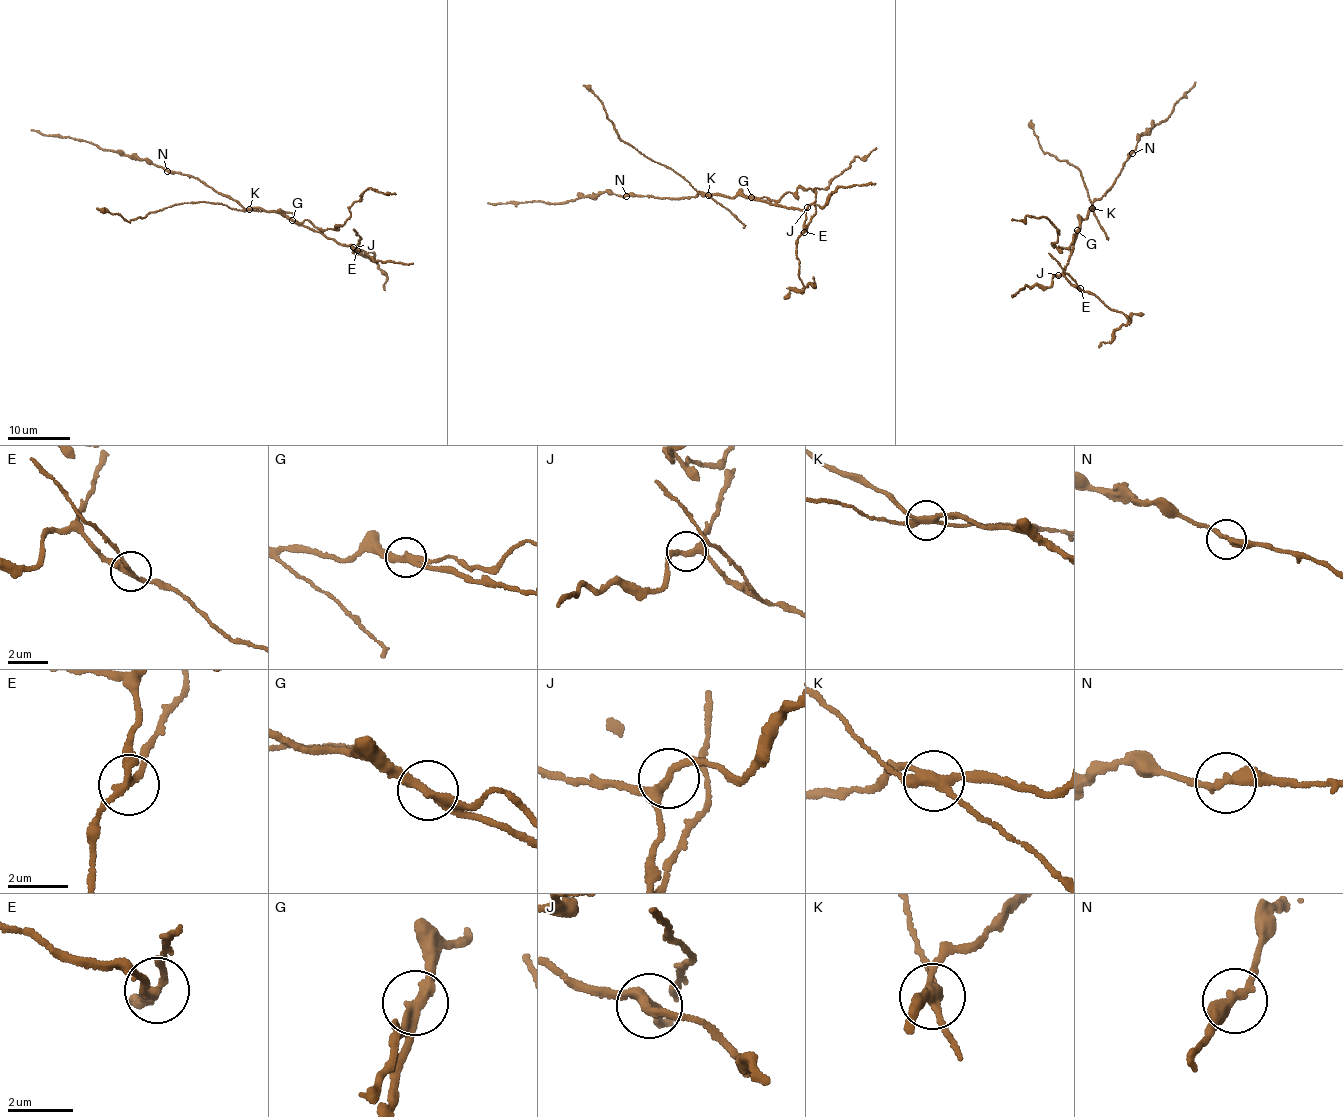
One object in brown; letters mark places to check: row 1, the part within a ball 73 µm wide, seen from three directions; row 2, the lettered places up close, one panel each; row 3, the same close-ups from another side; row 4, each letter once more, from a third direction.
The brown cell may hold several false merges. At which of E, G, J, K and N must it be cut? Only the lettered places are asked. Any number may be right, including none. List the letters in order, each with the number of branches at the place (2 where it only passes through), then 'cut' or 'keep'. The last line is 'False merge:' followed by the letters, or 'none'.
E: branches 3; cut
G: branches 2; cut
J: branches 3; keep
K: branches 4; cut
N: branches 2; keep
False merge: E, G, K

